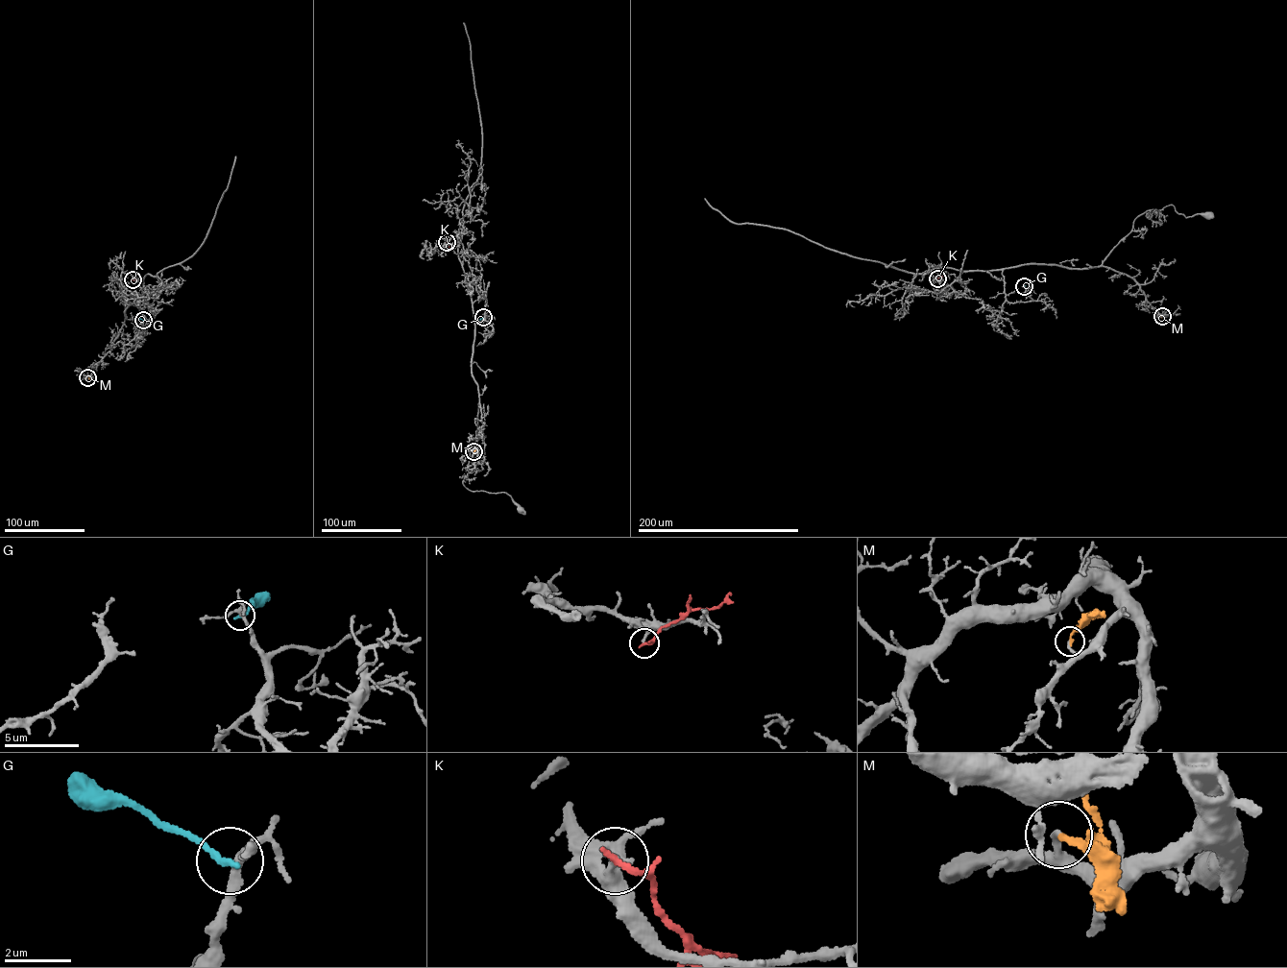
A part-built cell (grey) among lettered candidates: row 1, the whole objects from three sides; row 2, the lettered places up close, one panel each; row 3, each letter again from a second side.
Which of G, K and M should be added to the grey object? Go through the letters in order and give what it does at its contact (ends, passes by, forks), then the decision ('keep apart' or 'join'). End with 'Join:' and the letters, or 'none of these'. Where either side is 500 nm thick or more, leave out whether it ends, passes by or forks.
G: it ends | keep apart
K: it ends | keep apart
M: it ends | keep apart
Join: none of these

